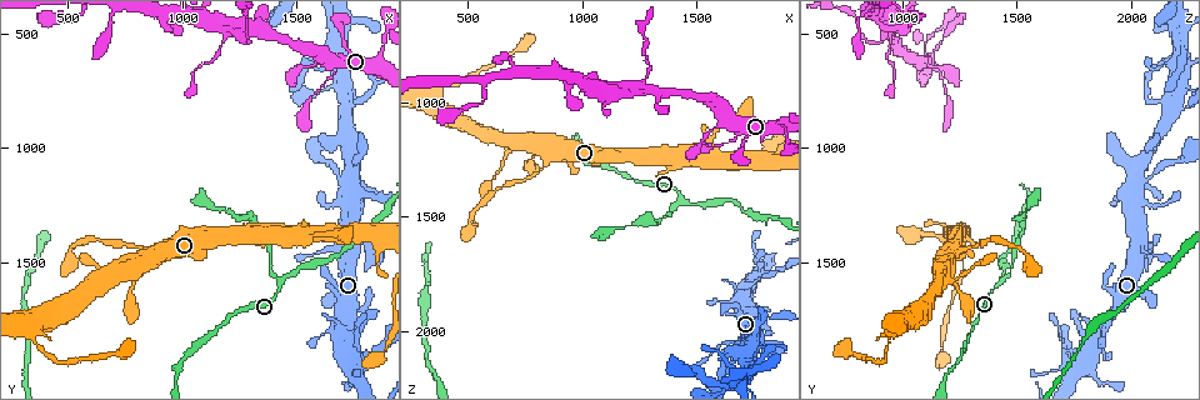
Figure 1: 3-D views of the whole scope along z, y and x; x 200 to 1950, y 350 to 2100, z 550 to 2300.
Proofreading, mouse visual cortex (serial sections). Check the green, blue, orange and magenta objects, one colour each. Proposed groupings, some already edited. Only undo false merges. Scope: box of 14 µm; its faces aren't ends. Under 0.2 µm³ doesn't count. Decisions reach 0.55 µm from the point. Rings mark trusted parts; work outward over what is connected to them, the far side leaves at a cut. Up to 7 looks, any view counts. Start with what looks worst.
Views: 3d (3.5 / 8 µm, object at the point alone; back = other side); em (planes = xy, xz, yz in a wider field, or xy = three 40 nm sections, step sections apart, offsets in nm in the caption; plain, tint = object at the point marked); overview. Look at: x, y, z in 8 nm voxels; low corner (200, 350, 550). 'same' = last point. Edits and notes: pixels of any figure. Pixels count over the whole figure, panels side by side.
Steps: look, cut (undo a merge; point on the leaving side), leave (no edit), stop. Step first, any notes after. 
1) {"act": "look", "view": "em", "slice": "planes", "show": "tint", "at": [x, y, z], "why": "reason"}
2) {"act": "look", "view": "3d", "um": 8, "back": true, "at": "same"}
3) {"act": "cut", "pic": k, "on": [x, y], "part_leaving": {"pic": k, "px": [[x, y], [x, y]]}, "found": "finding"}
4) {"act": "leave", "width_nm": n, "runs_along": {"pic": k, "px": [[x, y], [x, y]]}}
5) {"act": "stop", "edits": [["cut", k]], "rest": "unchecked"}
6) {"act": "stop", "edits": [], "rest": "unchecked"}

{"act": "look", "view": "em", "slice": "xy", "step": 1, "show": "tint", "at": [1260, 500, 950]}

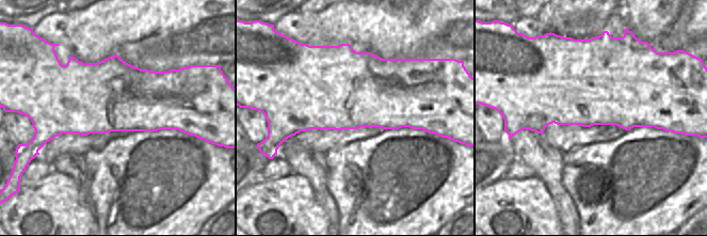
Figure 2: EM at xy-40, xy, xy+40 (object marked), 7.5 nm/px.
{"act": "look", "view": "3d", "um": 3.5, "at": "same"}

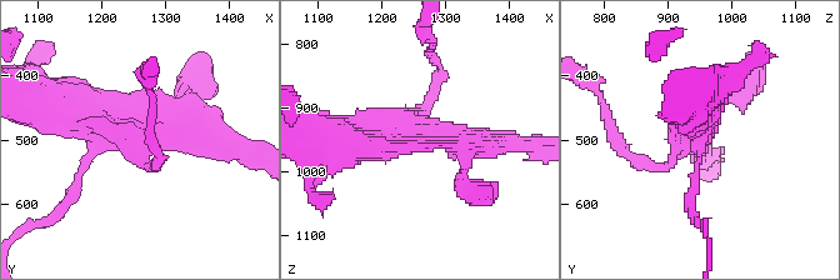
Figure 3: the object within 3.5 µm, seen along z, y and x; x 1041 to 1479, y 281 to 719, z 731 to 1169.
{"act": "leave", "runs_along": {"pic": 3, "px": [[224, 145], [124, 134], [66, 110]]}, "found": "one cell here"}

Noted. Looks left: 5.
{"act": "look", "view": "3d", "um": 3.5, "back": true, "at": [1440, 1580, 1420], "why": "branch point"}

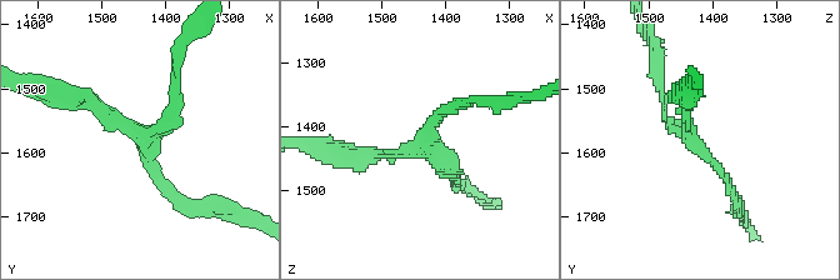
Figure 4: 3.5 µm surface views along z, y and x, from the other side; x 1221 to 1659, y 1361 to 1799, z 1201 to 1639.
{"act": "look", "view": "em", "slice": "xy", "step": 5, "show": "tint", "at": [1435, 1585, 1430], "why": "now the EM"}

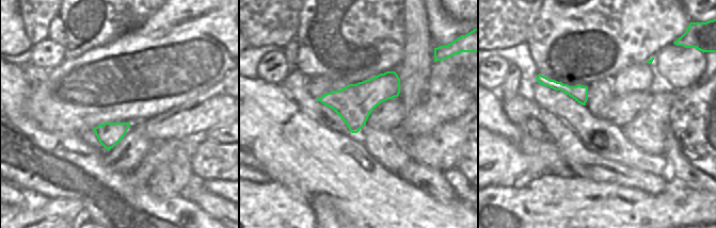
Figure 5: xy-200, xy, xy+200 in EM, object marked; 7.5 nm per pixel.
{"act": "look", "view": "em", "slice": "xy", "step": 2, "show": "tint", "at": "same"}

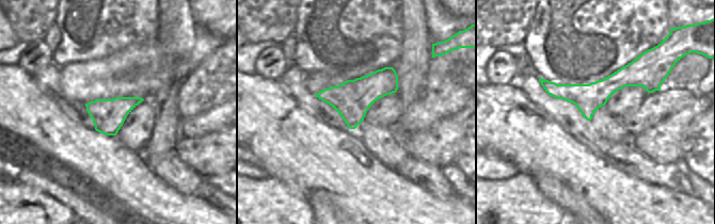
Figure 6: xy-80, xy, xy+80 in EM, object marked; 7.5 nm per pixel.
{"act": "leave", "runs_along": {"pic": 6, "px": [[658, 81], [619, 79], [600, 92], [543, 82]]}, "found": "one cell here"}

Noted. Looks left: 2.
{"act": "look", "view": "3d", "um": 3.5, "at": [1730, 1210, 2020], "why": "looks like a crossing"}

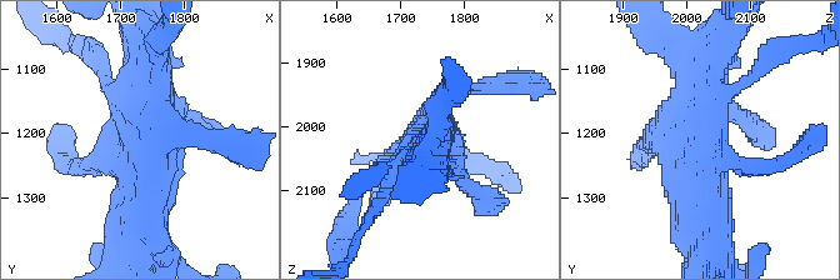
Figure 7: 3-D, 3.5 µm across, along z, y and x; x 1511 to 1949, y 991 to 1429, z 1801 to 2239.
{"act": "look", "view": "em", "slice": "xy", "step": 5, "show": "tint", "at": [1725, 1210, 2030]}

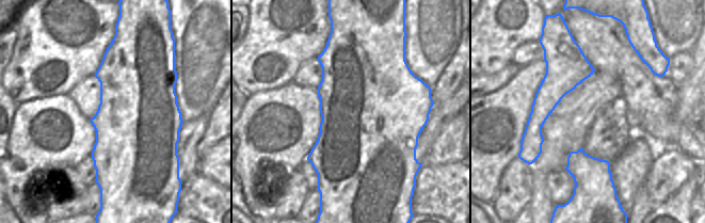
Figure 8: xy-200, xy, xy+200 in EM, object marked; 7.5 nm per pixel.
{"act": "leave", "found": "continuous, no second cell"}

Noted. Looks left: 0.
{"act": "stop", "edits": [], "rest": "unchecked"}

